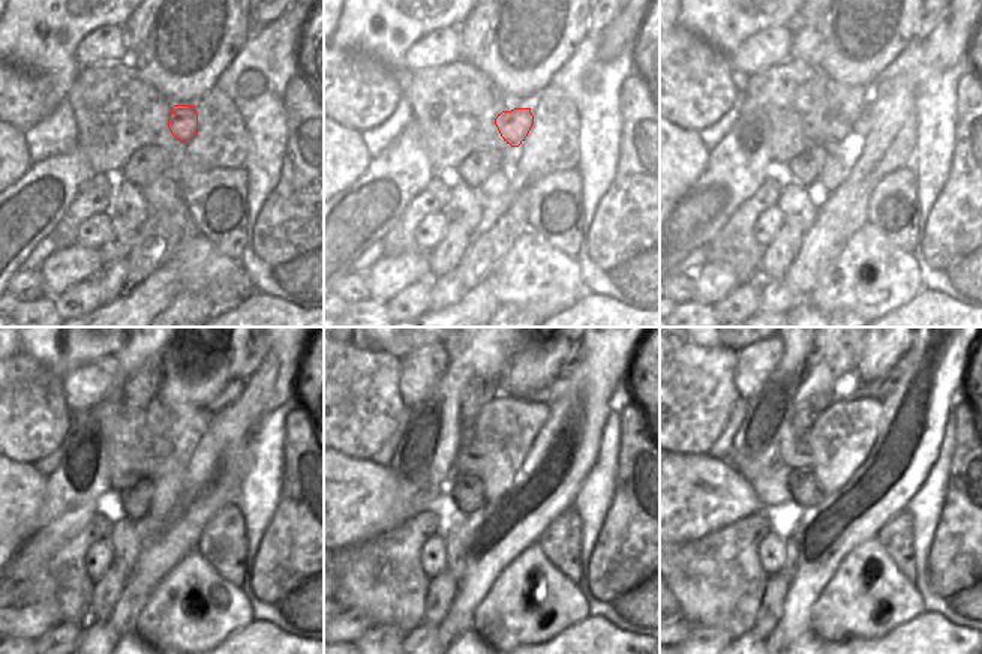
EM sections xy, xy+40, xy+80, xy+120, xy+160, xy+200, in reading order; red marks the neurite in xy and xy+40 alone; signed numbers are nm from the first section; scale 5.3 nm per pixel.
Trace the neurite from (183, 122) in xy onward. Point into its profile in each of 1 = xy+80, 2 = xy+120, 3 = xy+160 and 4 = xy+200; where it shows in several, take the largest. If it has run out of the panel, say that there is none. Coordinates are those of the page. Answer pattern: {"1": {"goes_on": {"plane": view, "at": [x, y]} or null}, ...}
{"1": {"goes_on": {"plane": "xy+80", "at": [834, 128]}}, "2": {"goes_on": {"plane": "xy+120", "at": [152, 464]}}, "3": {"goes_on": {"plane": "xy+160", "at": [471, 458]}}, "4": {"goes_on": {"plane": "xy+200", "at": [795, 456]}}}

